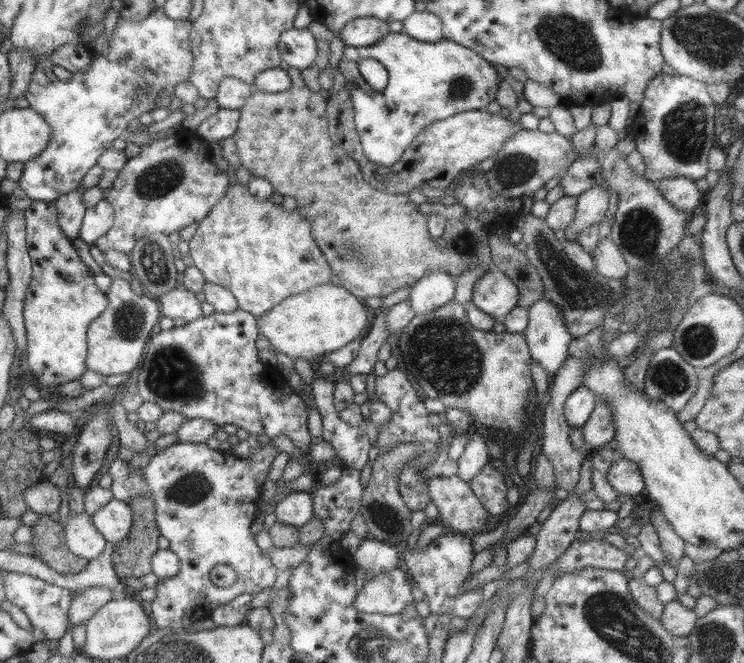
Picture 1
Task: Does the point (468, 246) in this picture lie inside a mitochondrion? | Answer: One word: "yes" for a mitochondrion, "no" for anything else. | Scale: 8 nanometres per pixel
no

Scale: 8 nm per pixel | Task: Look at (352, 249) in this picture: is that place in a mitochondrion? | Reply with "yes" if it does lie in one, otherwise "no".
yes

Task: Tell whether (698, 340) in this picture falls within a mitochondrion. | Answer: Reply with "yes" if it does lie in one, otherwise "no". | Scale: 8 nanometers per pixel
yes

